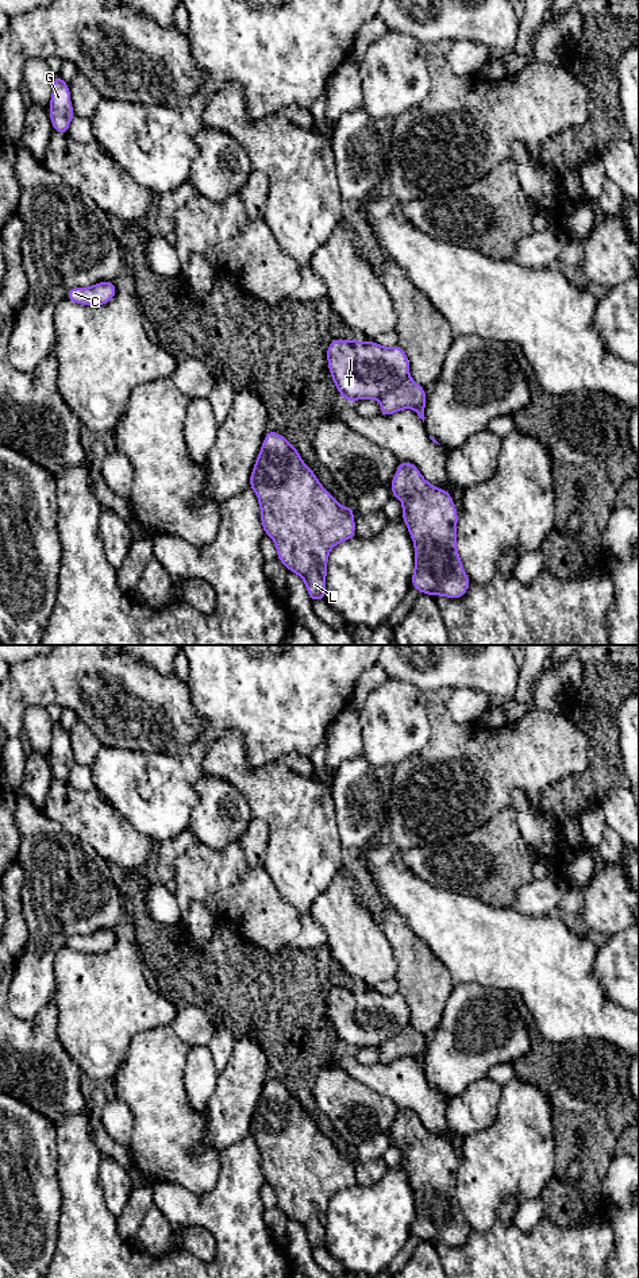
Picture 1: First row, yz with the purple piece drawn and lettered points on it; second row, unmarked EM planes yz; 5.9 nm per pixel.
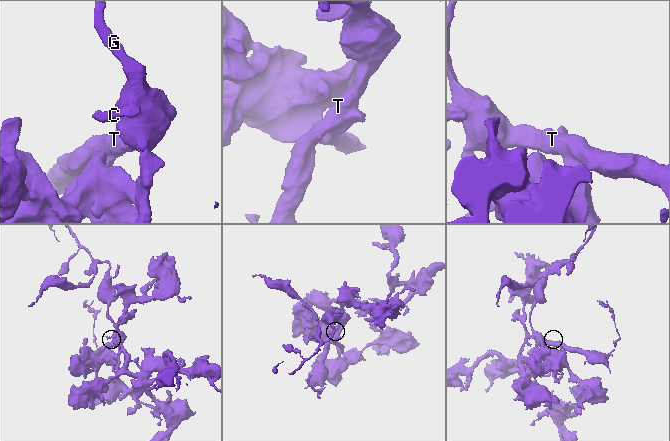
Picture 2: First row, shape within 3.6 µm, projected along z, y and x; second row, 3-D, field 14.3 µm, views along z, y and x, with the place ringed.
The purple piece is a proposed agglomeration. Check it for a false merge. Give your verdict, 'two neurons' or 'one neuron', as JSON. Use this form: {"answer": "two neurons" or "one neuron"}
{"answer": "two neurons"}

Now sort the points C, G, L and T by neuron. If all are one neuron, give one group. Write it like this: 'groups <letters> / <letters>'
groups C L / G T

